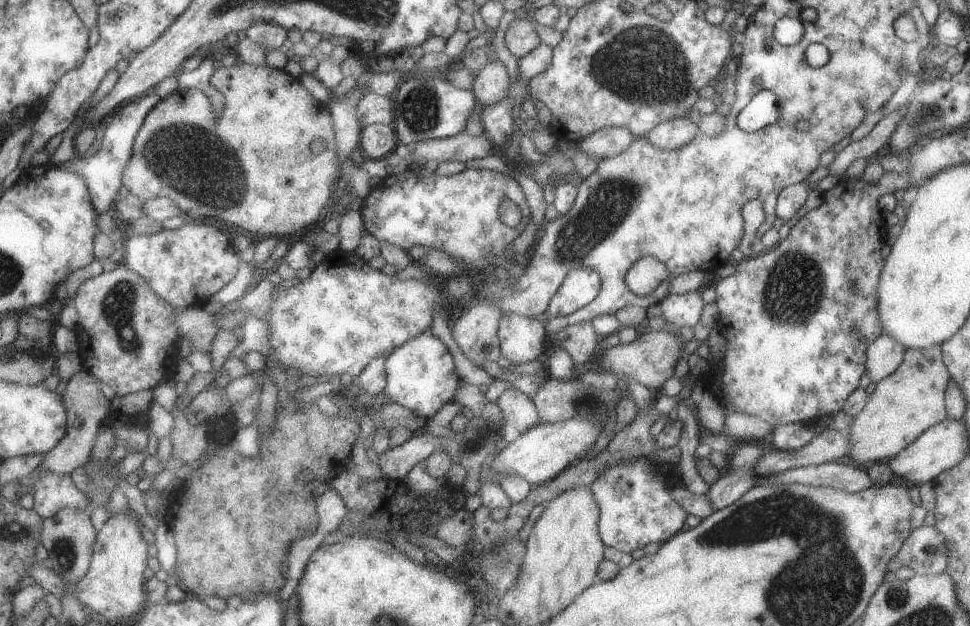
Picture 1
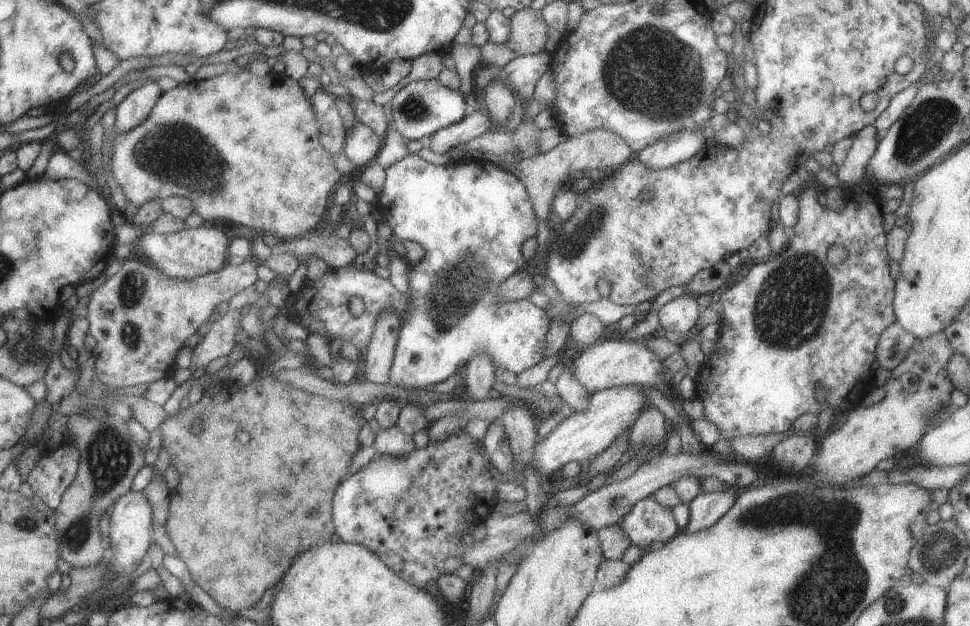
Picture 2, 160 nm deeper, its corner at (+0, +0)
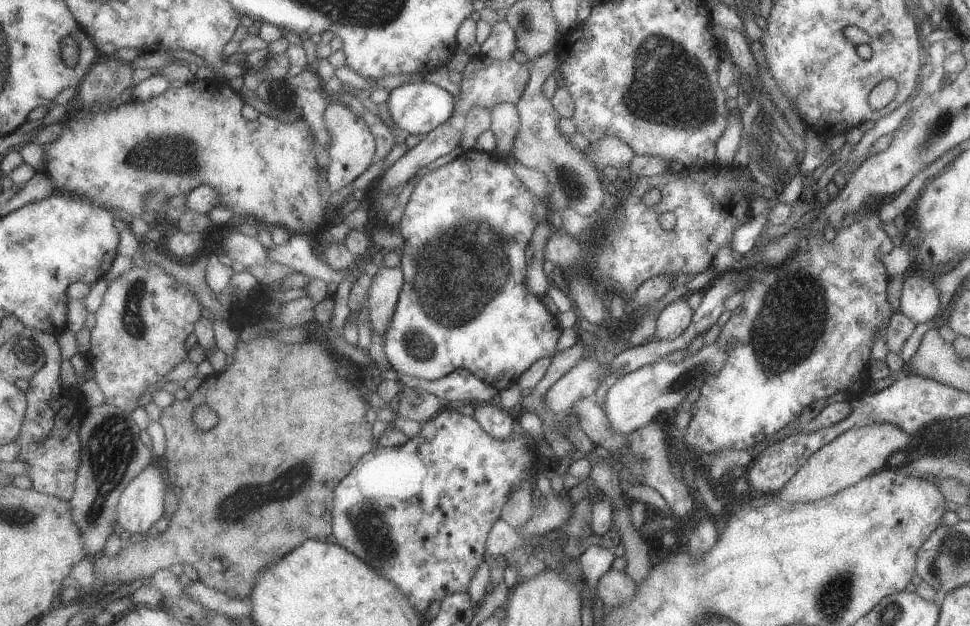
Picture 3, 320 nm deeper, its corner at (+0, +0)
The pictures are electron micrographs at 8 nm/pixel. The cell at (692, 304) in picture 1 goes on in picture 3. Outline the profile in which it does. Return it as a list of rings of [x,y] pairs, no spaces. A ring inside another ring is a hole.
[[[683,299],[665,305],[656,318],[654,336],[657,339],[670,341],[677,338],[690,326],[693,310]]]

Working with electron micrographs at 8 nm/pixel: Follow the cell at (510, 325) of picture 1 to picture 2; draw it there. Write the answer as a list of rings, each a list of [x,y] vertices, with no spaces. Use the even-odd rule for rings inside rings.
[[[411,154],[394,164],[387,170],[387,180],[383,192],[379,195],[379,210],[382,220],[387,221],[394,230],[397,240],[412,240],[421,244],[426,250],[425,258],[413,266],[410,272],[410,291],[406,293],[410,299],[410,313],[406,316],[400,332],[400,339],[396,348],[396,355],[392,370],[390,372],[391,382],[399,387],[405,388],[425,388],[429,384],[437,384],[451,378],[459,369],[466,367],[471,359],[476,356],[487,356],[493,362],[494,368],[503,368],[514,372],[516,375],[523,370],[537,364],[544,357],[545,334],[549,330],[549,320],[547,314],[537,306],[524,299],[518,301],[504,301],[501,298],[500,286],[523,267],[523,240],[536,236],[537,222],[533,212],[531,201],[527,191],[523,186],[523,181],[519,180],[515,173],[507,170],[501,165],[496,165],[486,157],[479,155],[467,156],[451,164],[435,165],[421,156]]]

